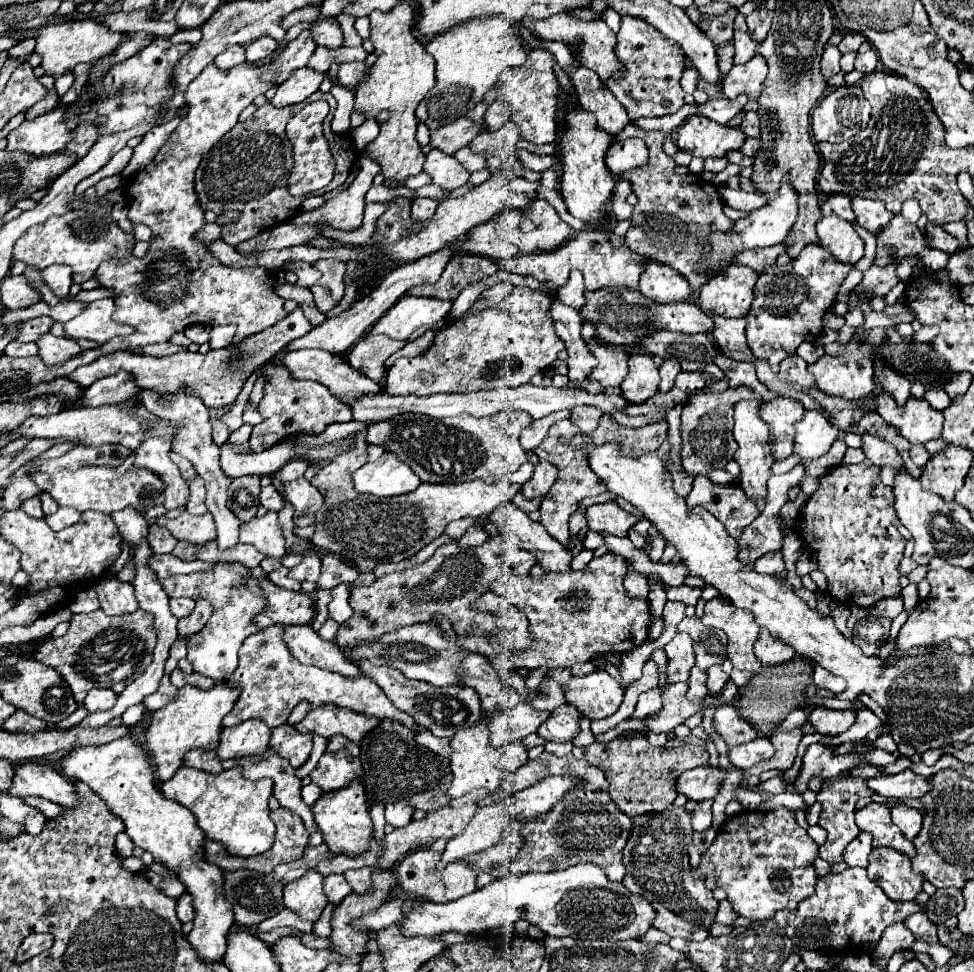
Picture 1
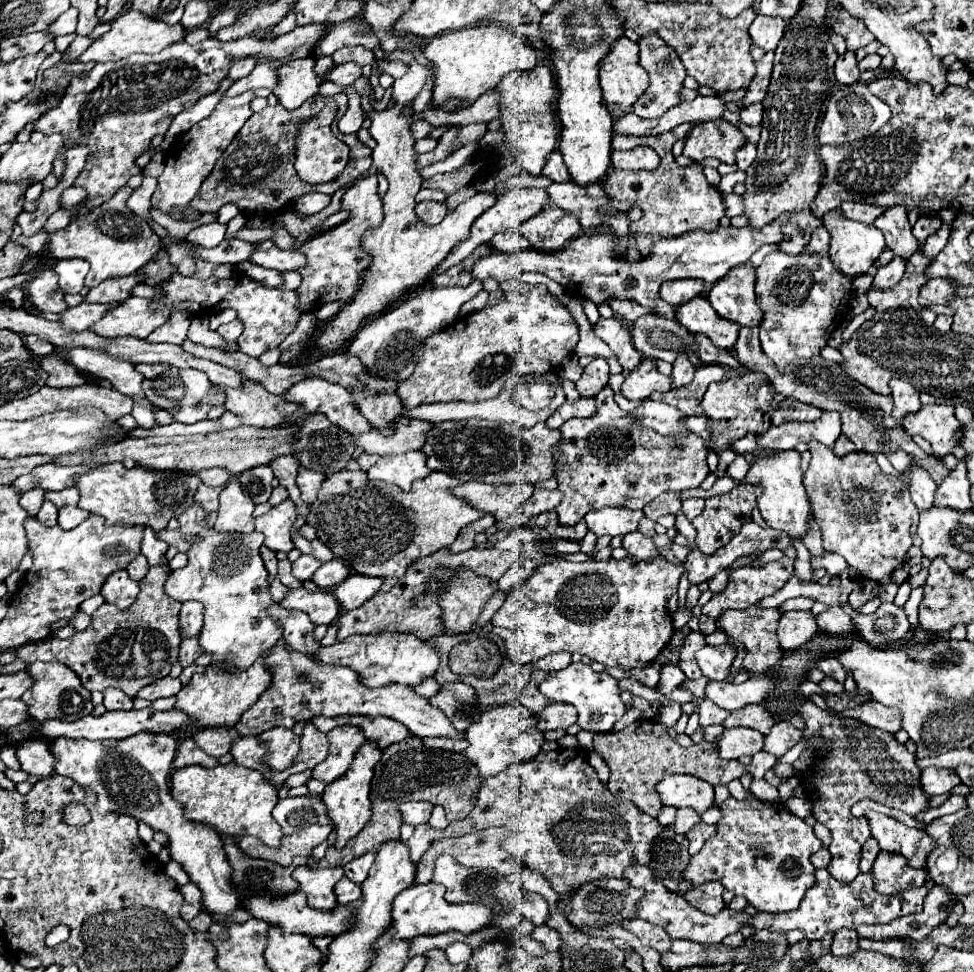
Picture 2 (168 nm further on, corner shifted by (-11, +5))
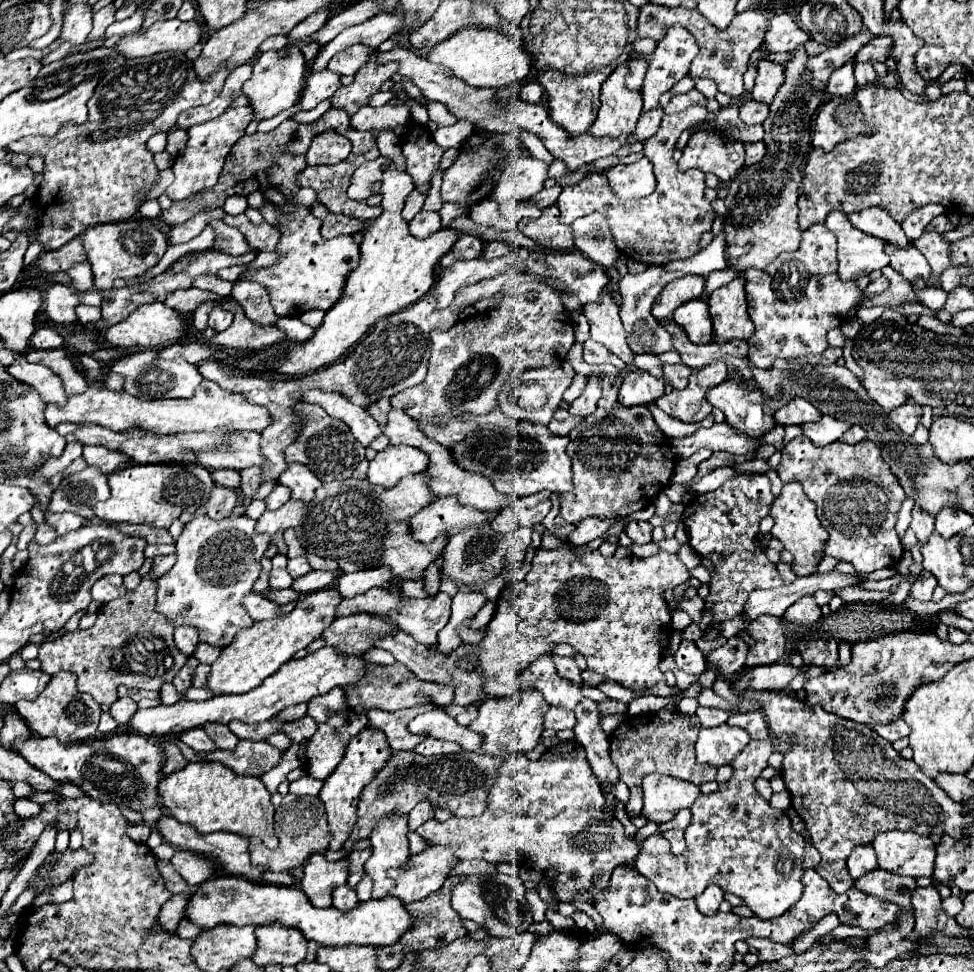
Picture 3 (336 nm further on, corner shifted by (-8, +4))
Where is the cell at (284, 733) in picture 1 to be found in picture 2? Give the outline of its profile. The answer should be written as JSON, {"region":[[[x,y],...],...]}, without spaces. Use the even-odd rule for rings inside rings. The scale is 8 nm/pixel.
{"region":[[[275,728],[267,730],[259,736],[269,746],[269,758],[267,764],[273,770],[285,770],[295,762],[295,756],[301,750],[301,736],[295,736],[293,730],[287,728]]]}

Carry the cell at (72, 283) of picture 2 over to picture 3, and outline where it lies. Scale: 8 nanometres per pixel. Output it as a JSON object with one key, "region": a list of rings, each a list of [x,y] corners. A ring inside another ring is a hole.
{"region":[[[88,261],[74,265],[66,273],[72,277],[72,287],[76,287],[78,291],[86,291],[86,289],[90,289],[94,285],[92,283],[92,269],[90,269],[90,263]]]}

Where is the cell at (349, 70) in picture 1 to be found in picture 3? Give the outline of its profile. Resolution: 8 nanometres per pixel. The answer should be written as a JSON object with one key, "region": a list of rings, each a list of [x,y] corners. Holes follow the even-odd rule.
{"region":[[[320,71],[320,73],[312,73],[306,79],[302,97],[298,99],[298,105],[302,107],[302,111],[314,109],[320,101],[330,99],[334,95],[334,91],[340,87],[340,75],[332,73],[332,71]]]}

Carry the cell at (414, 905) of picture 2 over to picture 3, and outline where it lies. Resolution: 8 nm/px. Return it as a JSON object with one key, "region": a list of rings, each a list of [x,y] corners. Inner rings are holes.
{"region":[[[220,875],[216,879],[204,881],[192,895],[192,903],[188,903],[188,915],[184,917],[202,929],[212,929],[216,925],[268,925],[272,921],[280,921],[286,927],[300,929],[306,939],[314,939],[324,947],[352,943],[374,947],[394,945],[412,927],[410,913],[396,897],[370,899],[360,903],[350,913],[340,913],[334,907],[312,907],[304,891],[296,887],[268,887],[262,883],[248,883],[248,879],[236,879],[234,875]]]}

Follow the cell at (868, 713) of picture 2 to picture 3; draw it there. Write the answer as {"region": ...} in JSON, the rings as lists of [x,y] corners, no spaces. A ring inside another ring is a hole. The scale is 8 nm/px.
{"region":[[[898,719],[898,721],[890,723],[890,725],[874,725],[874,731],[878,731],[890,743],[894,743],[900,737],[908,737],[910,735],[910,727],[902,719]]]}

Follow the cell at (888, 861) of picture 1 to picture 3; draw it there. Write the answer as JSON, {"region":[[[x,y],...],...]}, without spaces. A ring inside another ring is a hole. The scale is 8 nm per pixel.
{"region":[[[870,871],[868,875],[862,875],[856,883],[856,889],[868,893],[868,895],[876,895],[880,899],[888,899],[892,903],[896,903],[898,907],[904,907],[904,919],[896,919],[898,929],[904,935],[910,935],[910,931],[914,929],[914,915],[912,907],[910,907],[910,897],[912,891],[916,889],[916,883],[912,877],[900,877],[900,875],[892,875],[888,871]]]}

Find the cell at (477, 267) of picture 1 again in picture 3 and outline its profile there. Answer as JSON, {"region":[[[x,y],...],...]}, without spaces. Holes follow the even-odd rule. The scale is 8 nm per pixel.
{"region":[[[460,235],[458,241],[452,245],[452,249],[440,259],[440,267],[446,269],[460,259],[476,259],[482,255],[482,251],[484,251],[482,239],[478,239],[474,235]]]}

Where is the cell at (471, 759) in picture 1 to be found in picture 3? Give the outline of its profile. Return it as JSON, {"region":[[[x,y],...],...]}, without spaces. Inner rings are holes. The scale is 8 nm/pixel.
{"region":[[[520,689],[510,697],[496,697],[496,699],[486,699],[480,705],[478,717],[470,723],[472,731],[478,731],[484,735],[484,745],[482,753],[488,755],[506,755],[506,753],[526,753],[532,751],[544,731],[544,719],[542,715],[548,711],[546,699],[540,695],[540,691],[532,689]]]}

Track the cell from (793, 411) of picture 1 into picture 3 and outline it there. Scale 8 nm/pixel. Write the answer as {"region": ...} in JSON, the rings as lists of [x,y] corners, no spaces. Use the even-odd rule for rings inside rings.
{"region":[[[802,397],[790,399],[784,407],[780,407],[774,413],[774,419],[778,425],[804,425],[804,423],[816,421],[820,417],[822,417],[822,413]]]}

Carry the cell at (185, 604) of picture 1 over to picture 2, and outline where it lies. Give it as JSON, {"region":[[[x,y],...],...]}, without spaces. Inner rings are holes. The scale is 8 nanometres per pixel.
{"region":[[[183,602],[181,608],[181,634],[183,638],[187,636],[195,636],[199,634],[203,628],[203,606],[199,606],[199,602]]]}

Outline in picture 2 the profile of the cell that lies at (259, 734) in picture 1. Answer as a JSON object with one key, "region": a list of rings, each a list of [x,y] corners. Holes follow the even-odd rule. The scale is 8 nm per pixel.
{"region":[[[231,728],[231,730],[201,730],[193,738],[207,754],[219,758],[231,750],[233,742],[237,738],[241,738],[241,734],[235,728]]]}

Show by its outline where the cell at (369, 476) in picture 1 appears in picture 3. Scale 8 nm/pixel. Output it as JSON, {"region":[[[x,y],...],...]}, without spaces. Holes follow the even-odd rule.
{"region":[[[388,445],[370,461],[368,481],[380,487],[394,487],[410,473],[422,473],[428,467],[428,455],[410,445]]]}

